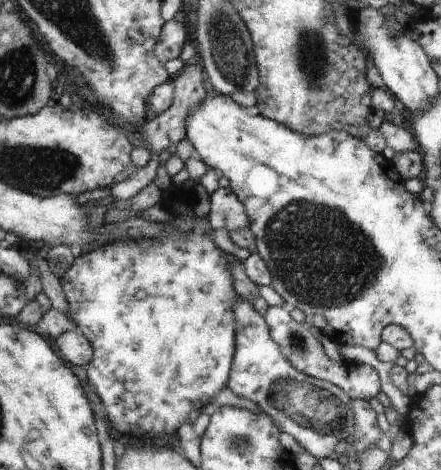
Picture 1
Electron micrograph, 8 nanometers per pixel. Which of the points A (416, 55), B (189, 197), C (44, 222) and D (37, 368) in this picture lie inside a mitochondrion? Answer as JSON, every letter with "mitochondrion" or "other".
{"A":"other","B":"other","C":"other","D":"other"}

